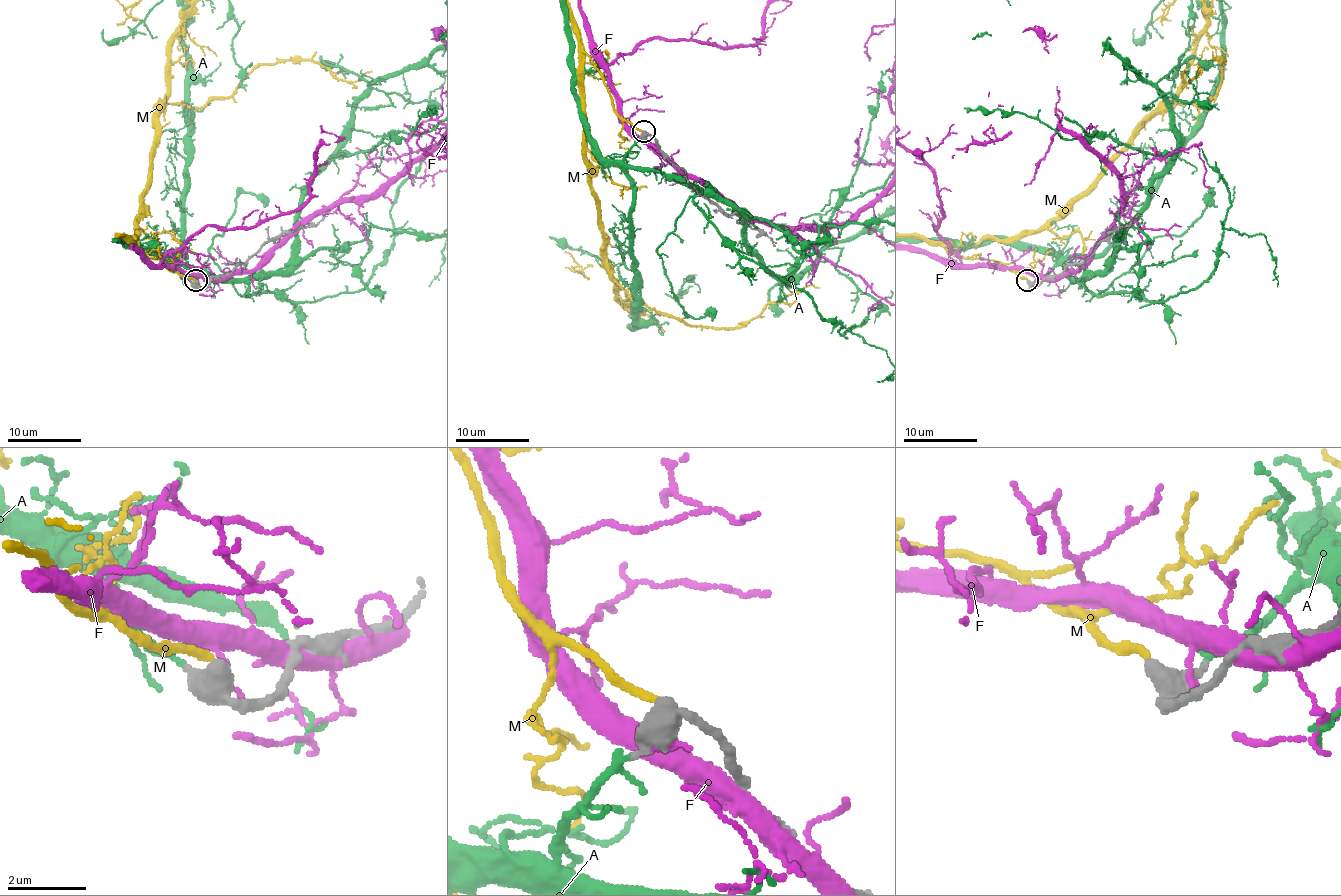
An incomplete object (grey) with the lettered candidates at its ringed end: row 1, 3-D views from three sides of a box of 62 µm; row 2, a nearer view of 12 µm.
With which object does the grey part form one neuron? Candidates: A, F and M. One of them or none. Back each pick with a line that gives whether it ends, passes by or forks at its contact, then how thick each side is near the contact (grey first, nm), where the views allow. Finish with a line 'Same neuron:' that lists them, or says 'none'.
M: it ends | 550/200 nm
Same neuron: M

